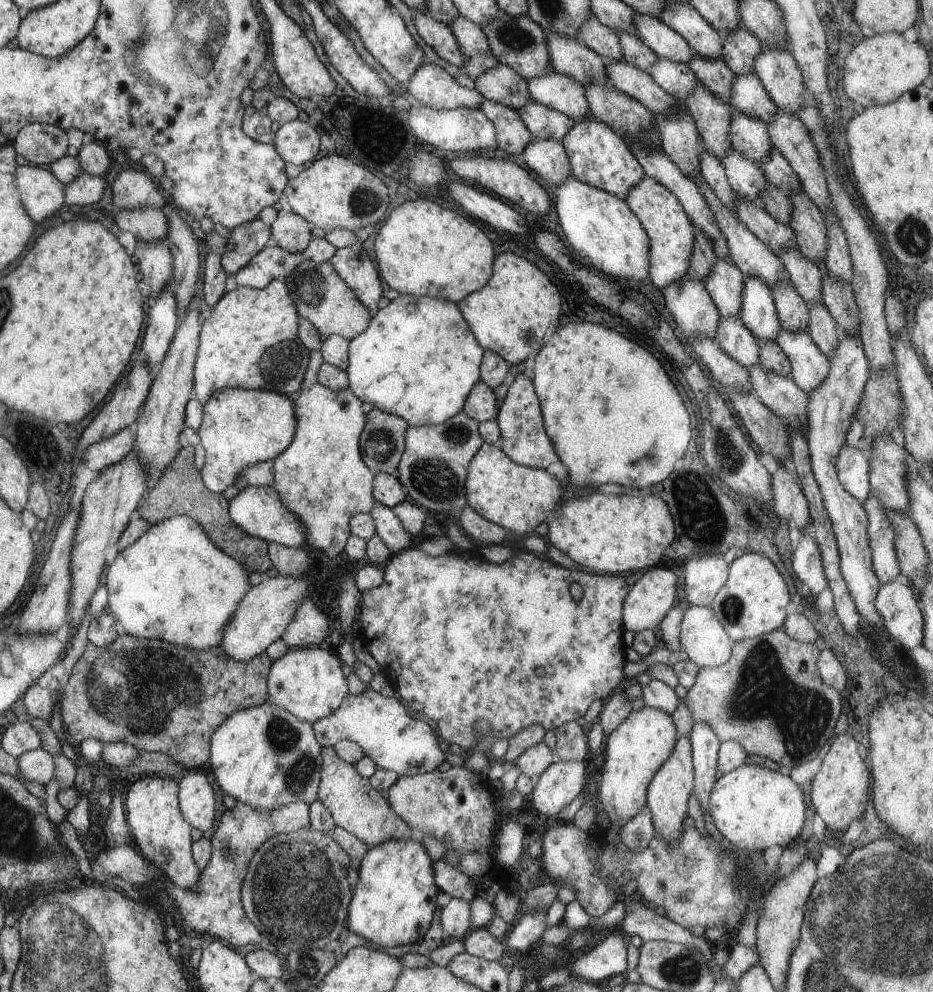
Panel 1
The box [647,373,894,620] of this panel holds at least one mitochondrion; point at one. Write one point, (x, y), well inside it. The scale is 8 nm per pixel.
(725, 448)

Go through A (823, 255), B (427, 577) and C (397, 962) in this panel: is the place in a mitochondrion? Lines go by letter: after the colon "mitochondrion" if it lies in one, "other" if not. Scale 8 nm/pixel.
A: other
B: other
C: other

